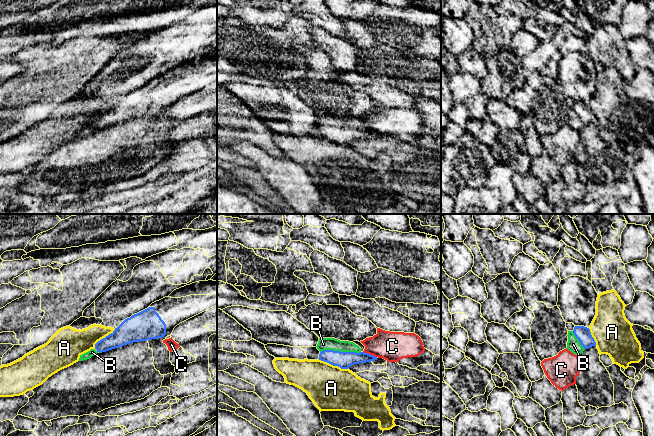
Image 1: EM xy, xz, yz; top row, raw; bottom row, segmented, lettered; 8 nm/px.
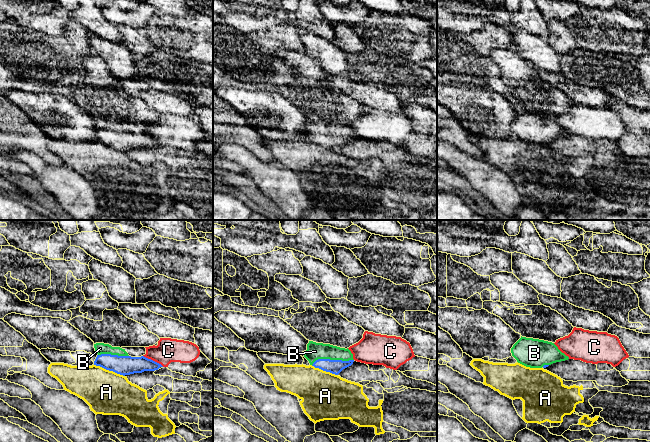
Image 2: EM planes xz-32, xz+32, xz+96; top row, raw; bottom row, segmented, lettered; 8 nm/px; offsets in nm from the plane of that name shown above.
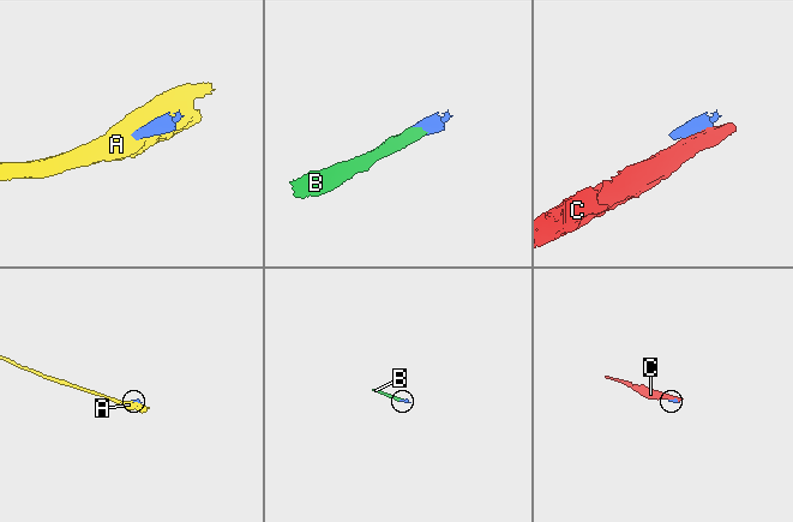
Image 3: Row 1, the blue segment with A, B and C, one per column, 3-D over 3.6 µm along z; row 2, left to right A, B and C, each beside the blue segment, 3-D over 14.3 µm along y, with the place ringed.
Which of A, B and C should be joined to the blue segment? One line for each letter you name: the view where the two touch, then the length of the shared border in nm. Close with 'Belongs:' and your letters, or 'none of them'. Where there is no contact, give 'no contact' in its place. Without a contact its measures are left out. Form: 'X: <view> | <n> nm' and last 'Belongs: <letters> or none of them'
B: xz | 320 nm
Belongs: B

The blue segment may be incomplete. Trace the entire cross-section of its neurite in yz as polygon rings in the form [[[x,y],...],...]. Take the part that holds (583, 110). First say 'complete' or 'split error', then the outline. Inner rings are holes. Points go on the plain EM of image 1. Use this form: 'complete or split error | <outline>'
split error | [[[575,102],[573,107],[568,107],[567,125],[579,132],[585,125],[596,122],[590,105],[584,102]]]

